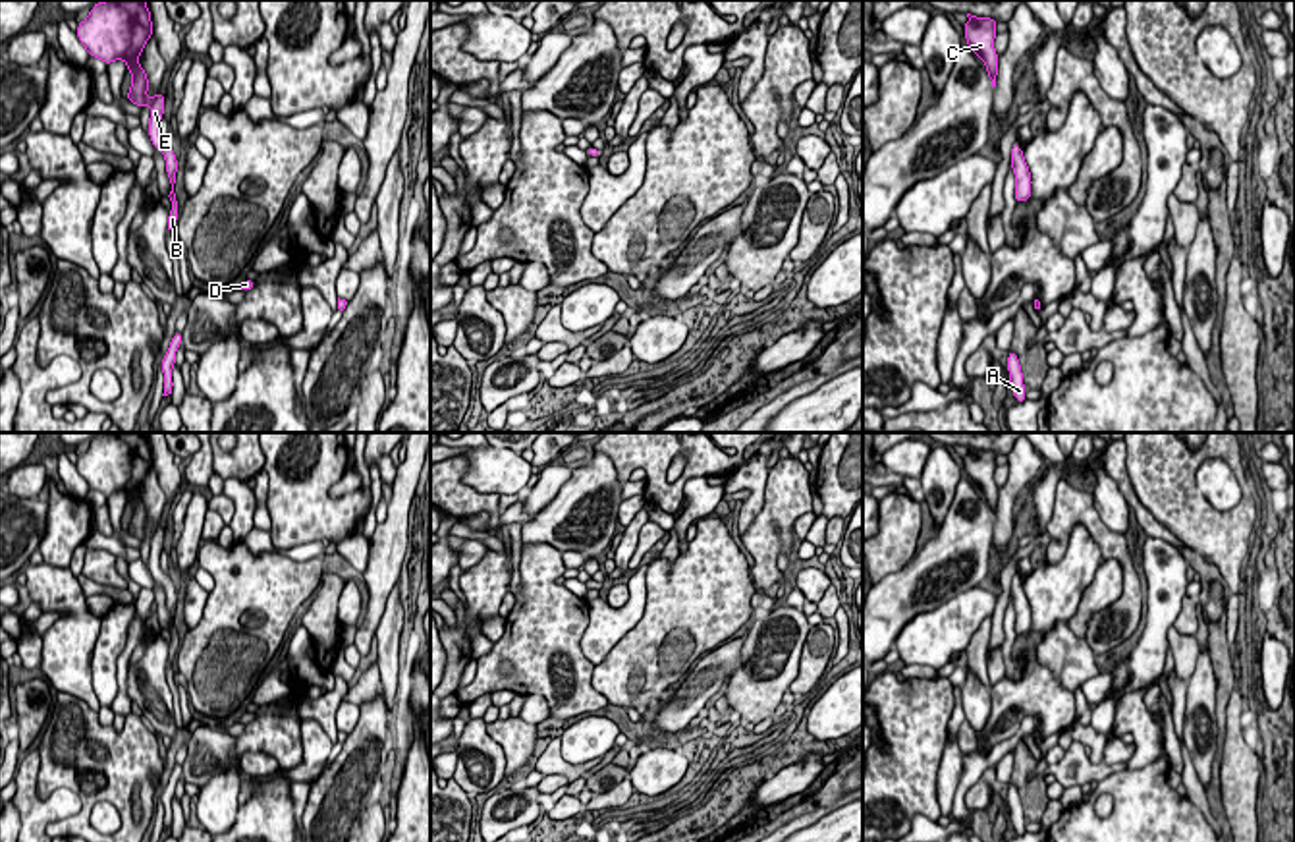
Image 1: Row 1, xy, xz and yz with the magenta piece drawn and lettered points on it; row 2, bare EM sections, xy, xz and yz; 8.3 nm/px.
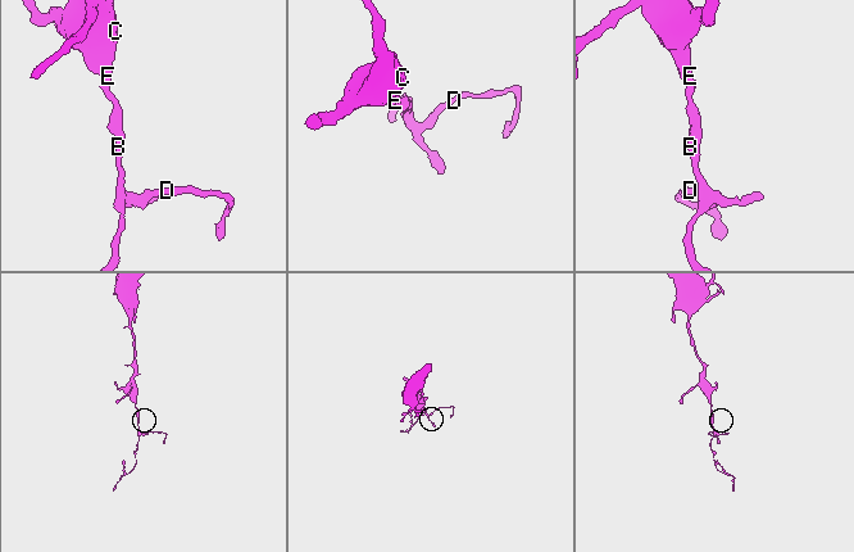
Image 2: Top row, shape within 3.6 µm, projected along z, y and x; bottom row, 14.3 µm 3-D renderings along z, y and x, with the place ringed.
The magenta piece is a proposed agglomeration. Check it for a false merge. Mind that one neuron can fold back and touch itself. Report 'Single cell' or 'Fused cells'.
Single cell

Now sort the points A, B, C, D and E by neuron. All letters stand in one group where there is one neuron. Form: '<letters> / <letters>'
A B C D E

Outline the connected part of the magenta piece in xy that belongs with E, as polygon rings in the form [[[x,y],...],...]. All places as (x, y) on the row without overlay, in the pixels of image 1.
[[[108,433],[96,435],[89,444],[87,452],[77,456],[77,471],[85,483],[102,492],[106,498],[114,492],[124,492],[127,504],[131,506],[131,519],[125,533],[137,537],[139,541],[149,537],[149,570],[154,581],[164,585],[166,606],[172,616],[170,635],[172,643],[168,647],[168,662],[174,664],[178,655],[178,630],[174,626],[178,593],[172,579],[160,570],[160,552],[164,548],[164,527],[156,527],[149,533],[149,512],[143,502],[141,485],[147,473],[152,469],[151,444],[145,433]]]

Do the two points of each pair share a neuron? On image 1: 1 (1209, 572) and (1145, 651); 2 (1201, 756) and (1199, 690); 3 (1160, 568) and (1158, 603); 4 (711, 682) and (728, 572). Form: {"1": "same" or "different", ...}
{"1": "different", "2": "same", "3": "same", "4": "same"}

